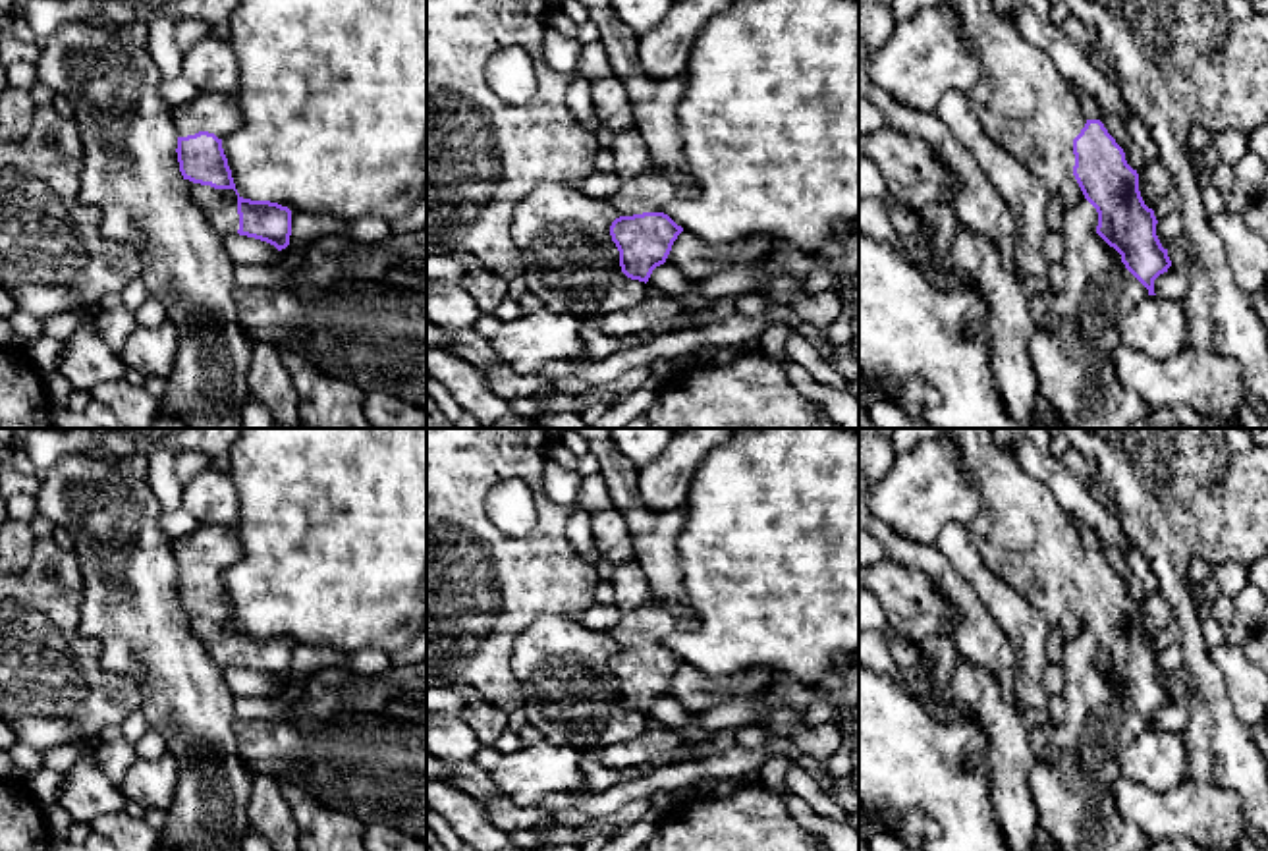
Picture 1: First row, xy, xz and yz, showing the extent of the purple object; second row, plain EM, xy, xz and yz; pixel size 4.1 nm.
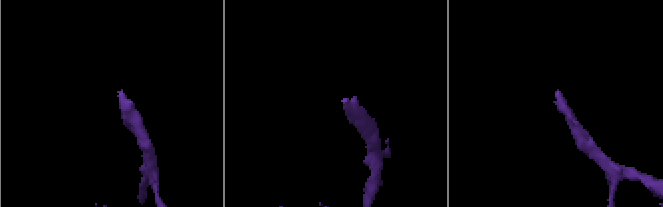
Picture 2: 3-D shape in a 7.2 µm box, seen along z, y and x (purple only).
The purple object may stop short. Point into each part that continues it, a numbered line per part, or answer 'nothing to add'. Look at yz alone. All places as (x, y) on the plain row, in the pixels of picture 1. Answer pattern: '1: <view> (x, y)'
1: yz (1023, 535)

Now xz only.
1: xz (653, 622)

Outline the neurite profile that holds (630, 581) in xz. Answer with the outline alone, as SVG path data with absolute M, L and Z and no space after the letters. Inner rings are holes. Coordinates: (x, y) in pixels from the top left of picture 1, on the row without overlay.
M637 560L616 565L612 569L612 585L614 604L621 614L650 600L648 579Z

